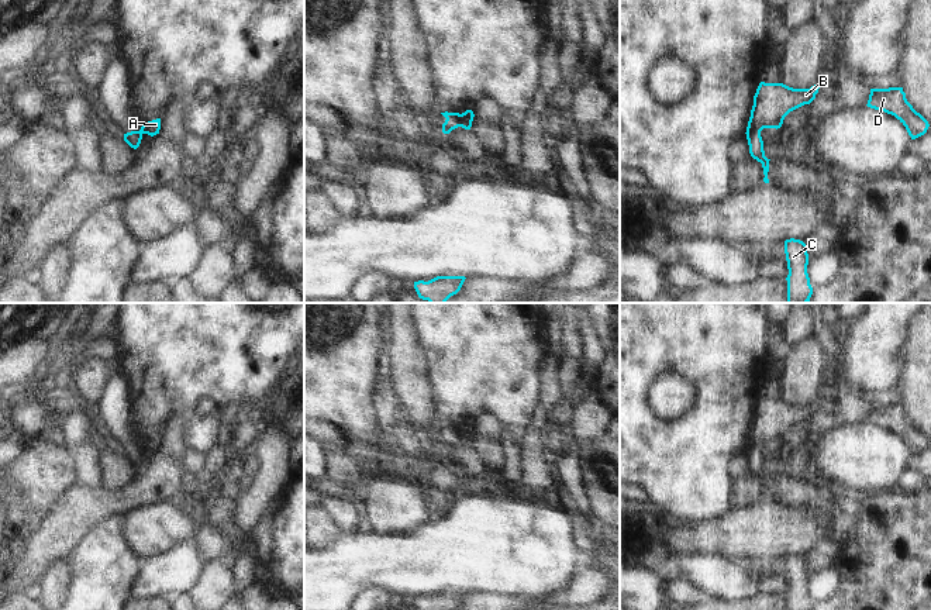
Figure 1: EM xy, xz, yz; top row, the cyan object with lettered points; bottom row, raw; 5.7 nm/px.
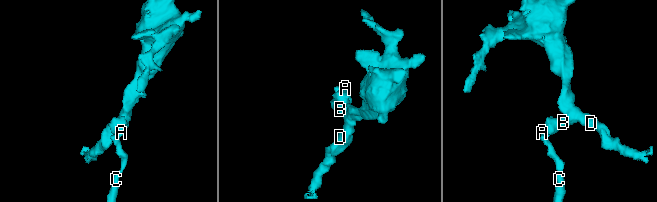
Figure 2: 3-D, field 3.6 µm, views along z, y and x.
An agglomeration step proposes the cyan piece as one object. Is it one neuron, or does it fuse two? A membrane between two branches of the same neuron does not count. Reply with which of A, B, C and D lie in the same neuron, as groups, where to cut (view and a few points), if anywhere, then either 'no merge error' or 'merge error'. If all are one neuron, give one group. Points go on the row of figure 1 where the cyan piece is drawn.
groups A B D / C; cut yz (759, 131), (745, 133); merge error

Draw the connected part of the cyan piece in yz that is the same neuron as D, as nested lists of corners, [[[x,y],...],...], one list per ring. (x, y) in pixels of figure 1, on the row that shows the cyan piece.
[[[903,87],[870,89],[868,107],[894,116],[907,130],[911,139],[924,135],[928,121],[907,101]]]

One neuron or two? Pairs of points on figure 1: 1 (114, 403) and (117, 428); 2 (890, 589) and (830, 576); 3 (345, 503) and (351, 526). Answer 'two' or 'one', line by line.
1: one
2: two
3: one

